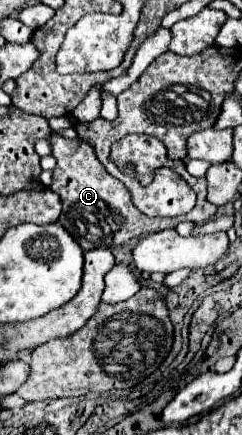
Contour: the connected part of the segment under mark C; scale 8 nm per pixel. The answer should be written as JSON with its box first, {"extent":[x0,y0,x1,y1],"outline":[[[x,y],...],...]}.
{"extent":[50,134,182,250],"outline":[[[52,134],[52,156],[58,160],[54,168],[54,178],[50,188],[62,200],[60,224],[78,240],[84,250],[94,250],[100,246],[124,244],[134,236],[160,232],[166,228],[174,228],[182,218],[148,218],[142,214],[130,198],[126,186],[110,176],[104,166],[98,162],[94,150],[84,140],[62,140]]]}

